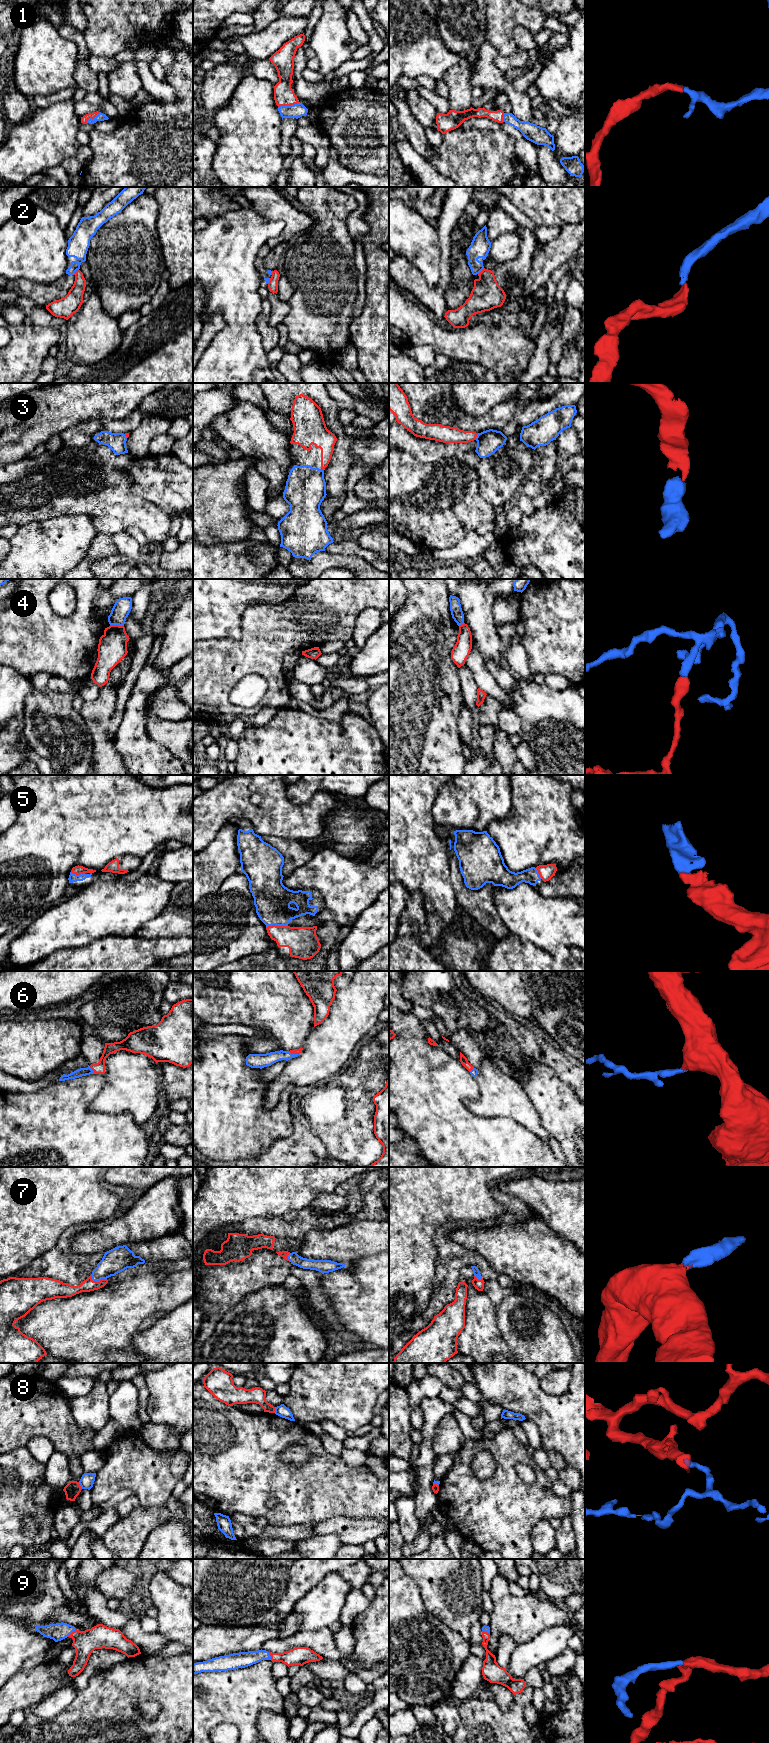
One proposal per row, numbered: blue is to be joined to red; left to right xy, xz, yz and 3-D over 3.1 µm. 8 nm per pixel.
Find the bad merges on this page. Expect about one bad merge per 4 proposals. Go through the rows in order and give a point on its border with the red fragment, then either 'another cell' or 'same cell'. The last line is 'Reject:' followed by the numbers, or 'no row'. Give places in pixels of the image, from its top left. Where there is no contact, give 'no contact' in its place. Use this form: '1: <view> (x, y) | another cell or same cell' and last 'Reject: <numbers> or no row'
1: xz (288, 105) | same cell
2: xy (75, 272) | another cell
3: yz (476, 436) | same cell
4: xy (117, 625) | another cell
5: xz (275, 925) | same cell
6: xy (92, 1069) | same cell
7: xy (97, 1282) | same cell
8: xy (79, 1485) | another cell
9: xy (72, 1632) | same cell
Reject: 2, 4, 8

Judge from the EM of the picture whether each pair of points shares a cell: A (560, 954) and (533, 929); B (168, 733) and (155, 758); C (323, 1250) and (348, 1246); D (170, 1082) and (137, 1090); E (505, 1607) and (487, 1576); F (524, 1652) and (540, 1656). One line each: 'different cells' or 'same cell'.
A: different cells
B: different cells
C: same cell
D: different cells
E: different cells
F: same cell

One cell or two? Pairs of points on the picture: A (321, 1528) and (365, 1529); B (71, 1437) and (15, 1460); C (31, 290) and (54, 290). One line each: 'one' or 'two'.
A: one
B: two
C: one

